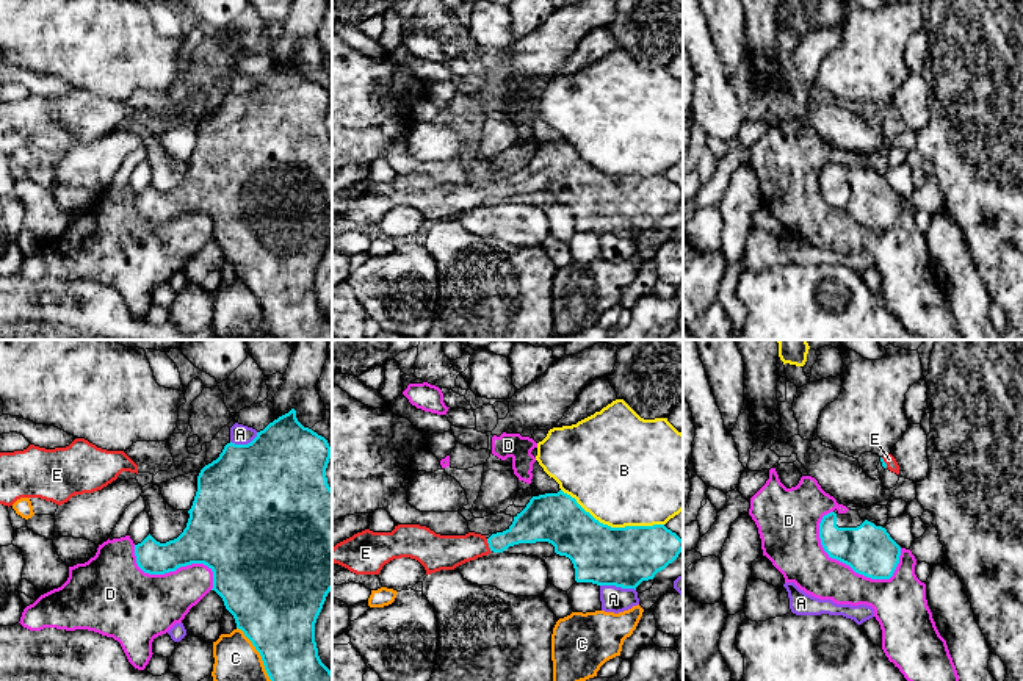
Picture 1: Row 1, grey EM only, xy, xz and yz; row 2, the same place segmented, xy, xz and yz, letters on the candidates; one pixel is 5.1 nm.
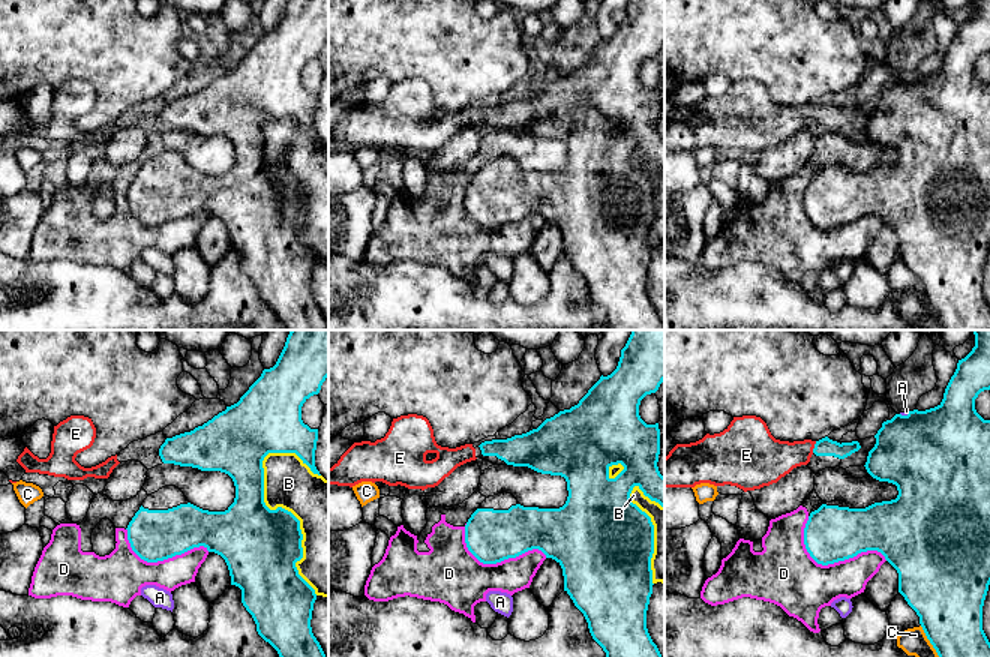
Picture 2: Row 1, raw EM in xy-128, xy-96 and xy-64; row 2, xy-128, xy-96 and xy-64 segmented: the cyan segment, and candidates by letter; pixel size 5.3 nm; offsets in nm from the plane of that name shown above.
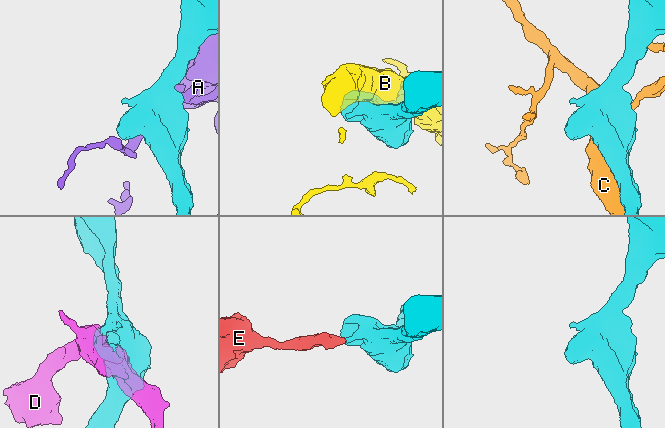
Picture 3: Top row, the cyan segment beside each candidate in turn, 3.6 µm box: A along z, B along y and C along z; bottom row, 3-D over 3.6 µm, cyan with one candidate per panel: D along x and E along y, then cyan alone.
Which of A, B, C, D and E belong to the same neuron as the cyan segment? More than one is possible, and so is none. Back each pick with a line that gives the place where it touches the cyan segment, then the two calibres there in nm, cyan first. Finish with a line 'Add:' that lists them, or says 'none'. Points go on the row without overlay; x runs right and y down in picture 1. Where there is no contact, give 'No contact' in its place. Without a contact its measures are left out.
E: Touches cyan at xz (489, 194). Thickness 180 nm (cyan) against 180 nm
Add: E

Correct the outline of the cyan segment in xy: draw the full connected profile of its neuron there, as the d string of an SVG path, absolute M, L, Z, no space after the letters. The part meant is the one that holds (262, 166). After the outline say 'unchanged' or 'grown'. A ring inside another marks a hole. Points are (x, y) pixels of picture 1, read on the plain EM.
M296 59L269 72L248 94L227 92L216 110L205 114L197 125L197 141L190 168L183 182L166 193L157 191L150 183L135 194L138 216L149 224L164 224L191 213L204 213L213 221L213 238L224 250L226 258L233 265L237 277L252 291L260 302L265 319L277 340L332 340L332 321L321 312L315 291L315 272L323 258L327 243L332 240L332 138L327 133L326 117L332 106L327 89L309 77L304 77Z; unchanged

